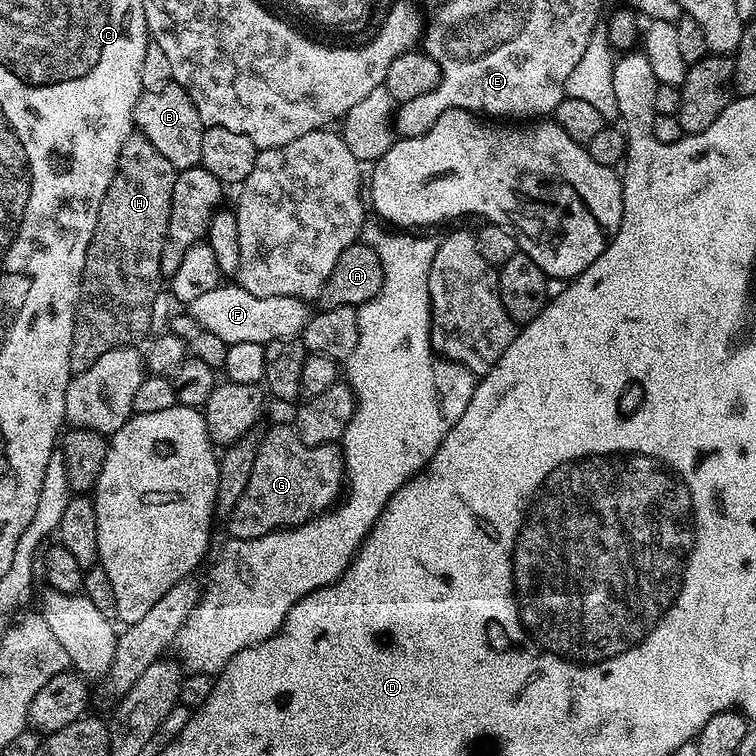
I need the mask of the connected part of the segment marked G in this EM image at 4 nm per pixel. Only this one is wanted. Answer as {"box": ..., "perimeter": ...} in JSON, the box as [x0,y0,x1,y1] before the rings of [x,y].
{"box":[226,427,345,540],"perimeter":[[[295,427],[272,428],[263,433],[258,458],[254,458],[254,470],[250,470],[250,482],[246,482],[246,490],[242,490],[238,506],[234,506],[232,515],[227,517],[226,524],[232,531],[229,533],[238,540],[253,540],[281,528],[296,528],[307,520],[323,516],[341,499],[345,488],[344,454],[336,444],[307,444],[302,442]]]}

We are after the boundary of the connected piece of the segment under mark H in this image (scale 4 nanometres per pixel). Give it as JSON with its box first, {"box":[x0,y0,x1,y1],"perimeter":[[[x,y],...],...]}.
{"box":[70,130,177,373],"perimeter":[[[133,130],[126,142],[122,142],[116,173],[102,198],[98,222],[86,250],[84,273],[80,279],[80,302],[76,306],[76,325],[70,346],[70,366],[73,373],[85,372],[90,366],[94,366],[94,362],[98,362],[98,358],[102,358],[102,354],[115,348],[139,345],[149,335],[151,311],[162,290],[160,259],[164,240],[168,237],[170,198],[174,194],[177,171],[167,158],[158,154],[150,138],[146,138],[138,130]]]}

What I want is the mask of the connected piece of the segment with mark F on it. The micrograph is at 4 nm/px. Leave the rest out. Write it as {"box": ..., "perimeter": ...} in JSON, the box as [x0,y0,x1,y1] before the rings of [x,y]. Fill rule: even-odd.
{"box":[186,282,310,345],"perimeter":[[[224,282],[220,287],[194,298],[194,302],[187,305],[186,312],[195,324],[210,330],[210,334],[222,338],[222,342],[229,345],[240,342],[266,345],[271,340],[299,337],[310,315],[308,308],[305,301],[293,296],[258,298],[250,294],[250,290],[241,288],[239,283]]]}

